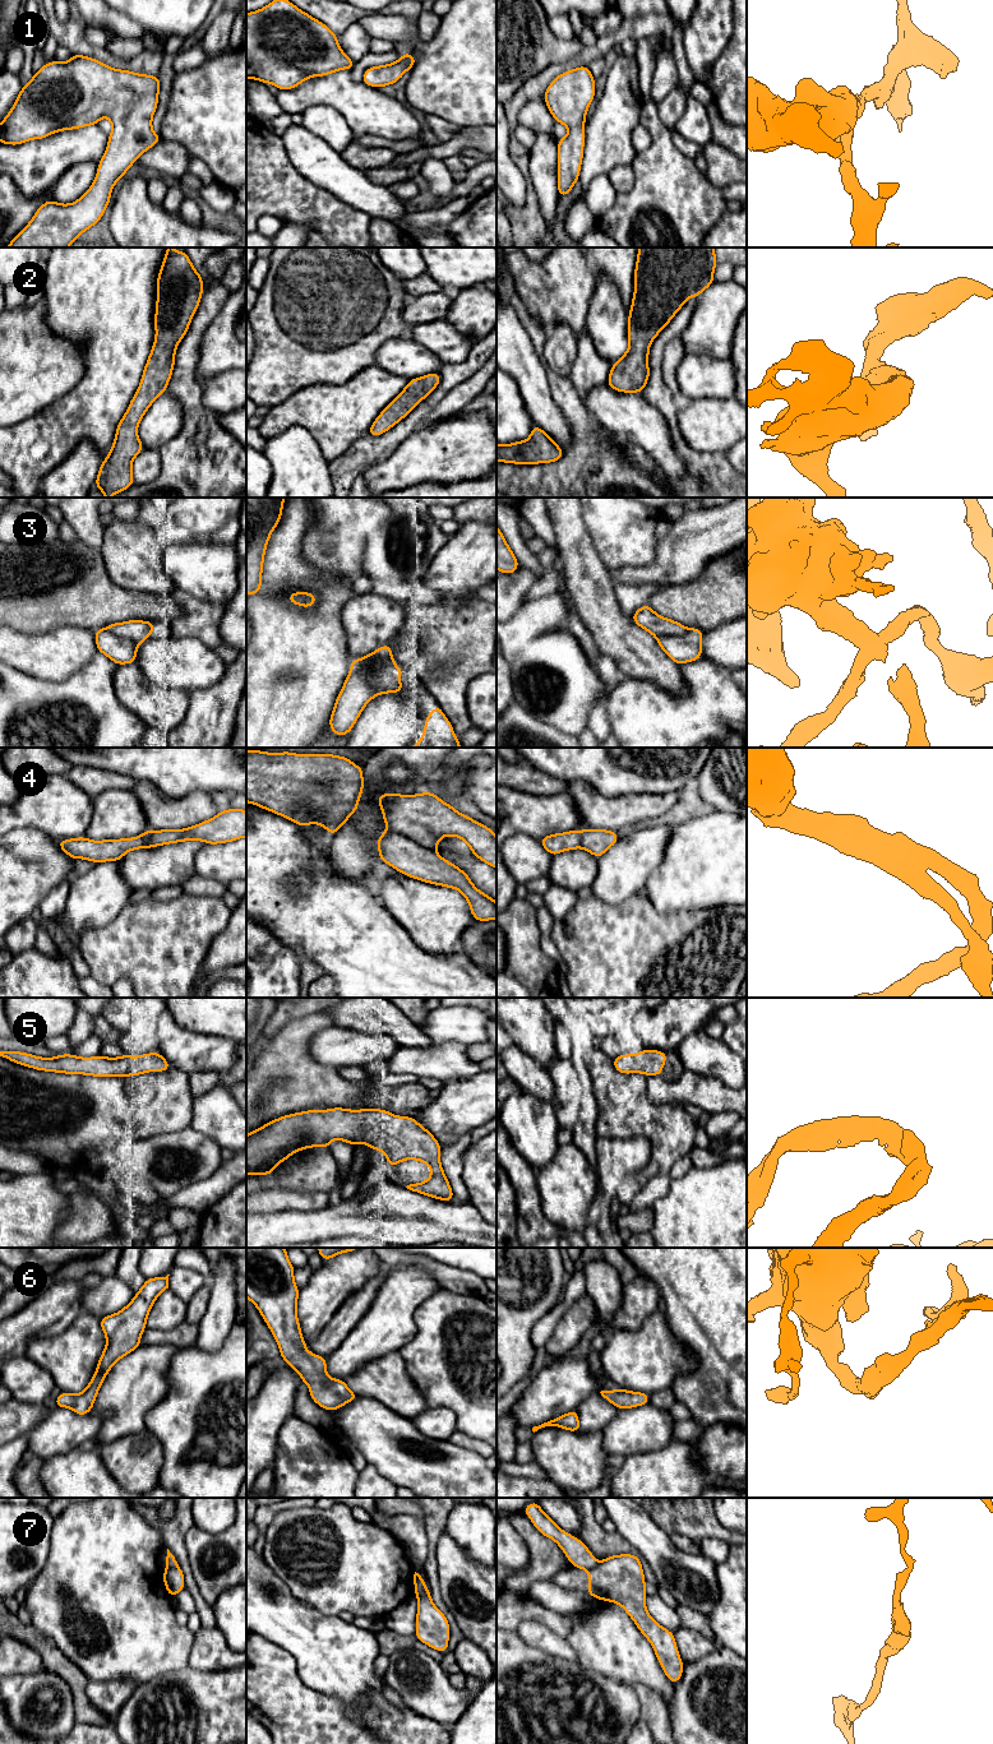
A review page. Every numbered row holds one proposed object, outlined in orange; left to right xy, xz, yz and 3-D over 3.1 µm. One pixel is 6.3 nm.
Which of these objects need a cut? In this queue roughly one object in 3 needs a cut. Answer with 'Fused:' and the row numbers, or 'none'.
Fused: 7

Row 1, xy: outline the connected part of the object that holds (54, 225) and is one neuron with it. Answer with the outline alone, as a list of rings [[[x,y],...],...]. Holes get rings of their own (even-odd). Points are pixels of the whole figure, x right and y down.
[[[75,54],[66,63],[50,61],[33,73],[33,78],[22,87],[14,106],[0,124],[0,143],[18,145],[61,130],[97,125],[102,116],[110,120],[112,131],[96,179],[87,193],[70,204],[47,200],[6,248],[68,248],[102,218],[110,204],[114,185],[142,153],[162,140],[162,137],[152,130],[160,88],[158,75],[119,70]]]

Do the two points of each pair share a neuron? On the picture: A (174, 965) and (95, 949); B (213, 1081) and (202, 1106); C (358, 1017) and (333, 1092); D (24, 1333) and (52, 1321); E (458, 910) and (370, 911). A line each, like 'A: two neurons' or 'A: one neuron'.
A: one neuron
B: two neurons
C: two neurons
D: one neuron
E: two neurons

